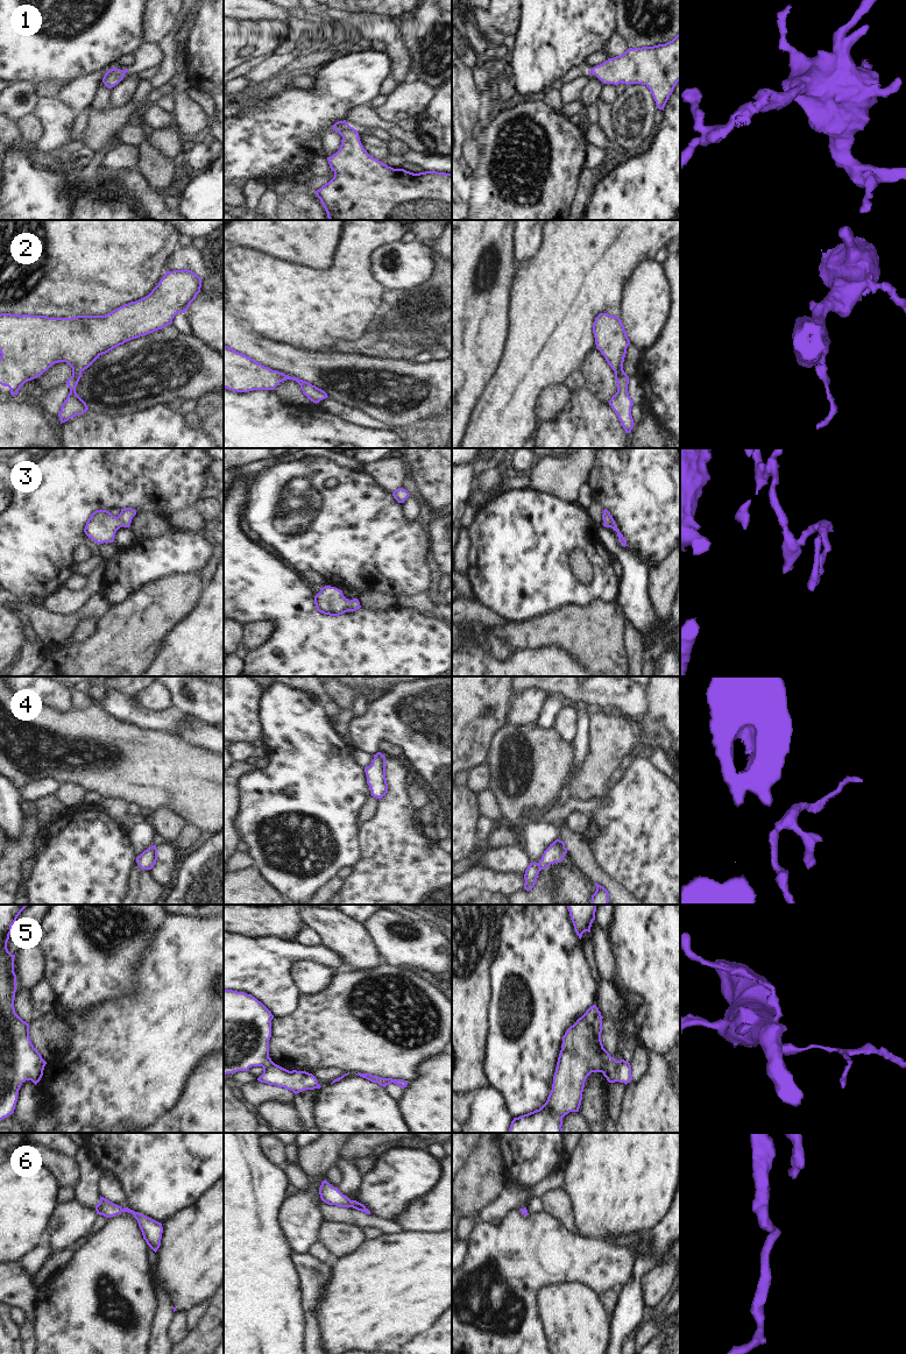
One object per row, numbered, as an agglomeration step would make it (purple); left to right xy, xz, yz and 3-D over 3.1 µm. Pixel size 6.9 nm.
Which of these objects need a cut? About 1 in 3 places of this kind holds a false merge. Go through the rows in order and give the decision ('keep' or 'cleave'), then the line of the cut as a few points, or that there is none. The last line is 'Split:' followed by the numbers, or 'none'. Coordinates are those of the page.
1: keep | no cut
2: keep | no cut
3: keep | no cut
4: keep | no cut
5: keep | no cut
6: keep | no cut
Split: none

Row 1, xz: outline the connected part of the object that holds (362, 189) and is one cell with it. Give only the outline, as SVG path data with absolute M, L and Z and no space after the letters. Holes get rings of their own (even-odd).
M346 120L338 121L332 127L342 136L339 150L327 157L334 177L316 191L330 220L452 220L452 173L413 173L404 169L394 169L367 153L358 130Z

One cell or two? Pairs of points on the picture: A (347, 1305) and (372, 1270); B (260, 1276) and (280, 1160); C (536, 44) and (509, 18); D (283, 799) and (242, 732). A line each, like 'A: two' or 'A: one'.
A: one
B: two
C: two
D: two

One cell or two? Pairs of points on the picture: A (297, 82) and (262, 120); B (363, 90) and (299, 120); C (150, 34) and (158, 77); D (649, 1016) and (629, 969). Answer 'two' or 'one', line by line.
A: two
B: one
C: two
D: one

